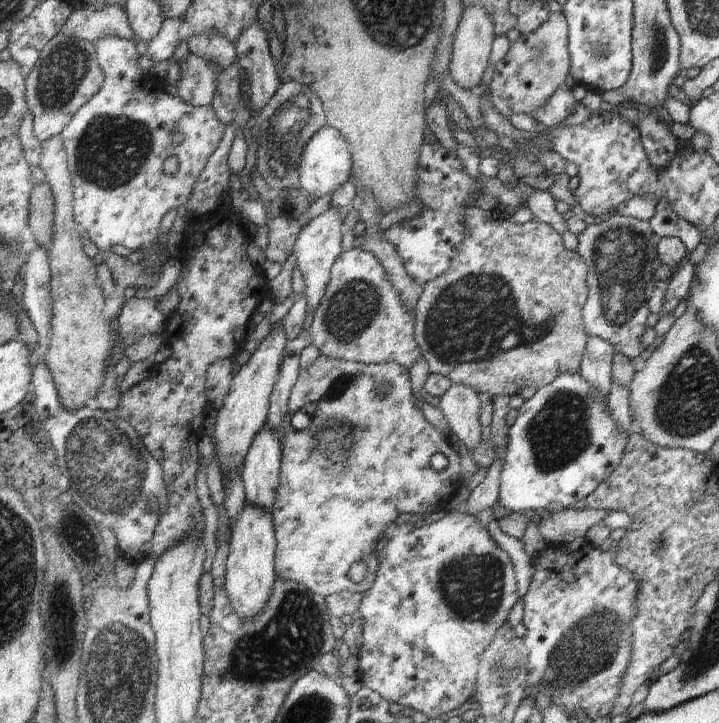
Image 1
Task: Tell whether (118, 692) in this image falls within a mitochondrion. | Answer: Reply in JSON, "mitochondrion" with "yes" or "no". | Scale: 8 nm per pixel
{"mitochondrion":"yes"}

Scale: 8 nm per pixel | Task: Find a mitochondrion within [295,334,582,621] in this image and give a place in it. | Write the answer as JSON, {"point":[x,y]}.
{"point":[335,453]}

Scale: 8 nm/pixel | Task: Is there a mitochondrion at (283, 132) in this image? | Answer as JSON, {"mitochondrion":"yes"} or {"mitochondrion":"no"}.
{"mitochondrion":"yes"}

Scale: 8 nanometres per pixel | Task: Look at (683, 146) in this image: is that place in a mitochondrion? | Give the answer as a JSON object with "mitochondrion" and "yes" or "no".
{"mitochondrion":"no"}

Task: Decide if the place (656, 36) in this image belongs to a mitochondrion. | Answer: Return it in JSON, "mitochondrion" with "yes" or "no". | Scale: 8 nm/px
{"mitochondrion":"yes"}

